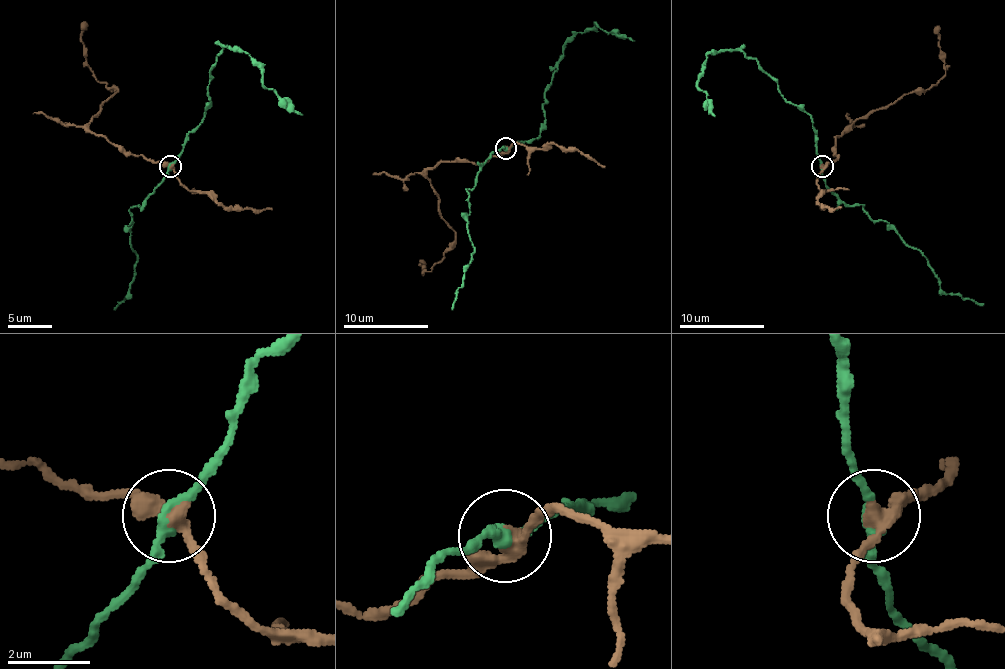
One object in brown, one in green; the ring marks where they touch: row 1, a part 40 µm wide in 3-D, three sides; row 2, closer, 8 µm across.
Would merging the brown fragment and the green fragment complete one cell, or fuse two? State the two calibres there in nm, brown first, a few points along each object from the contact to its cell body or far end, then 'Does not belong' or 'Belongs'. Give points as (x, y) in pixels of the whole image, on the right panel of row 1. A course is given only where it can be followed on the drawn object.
Thickness 340 nm (brown) against 240 nm. Course of brown: (822, 167), (837, 156), (835, 139), (846, 128), (905, 94), (925, 92), (946, 73), (935, 26). Course of green: (822, 167), (810, 116), (788, 103), (757, 60), (733, 50), (710, 52), (699, 73), (697, 86), (714, 116). Does not belong

